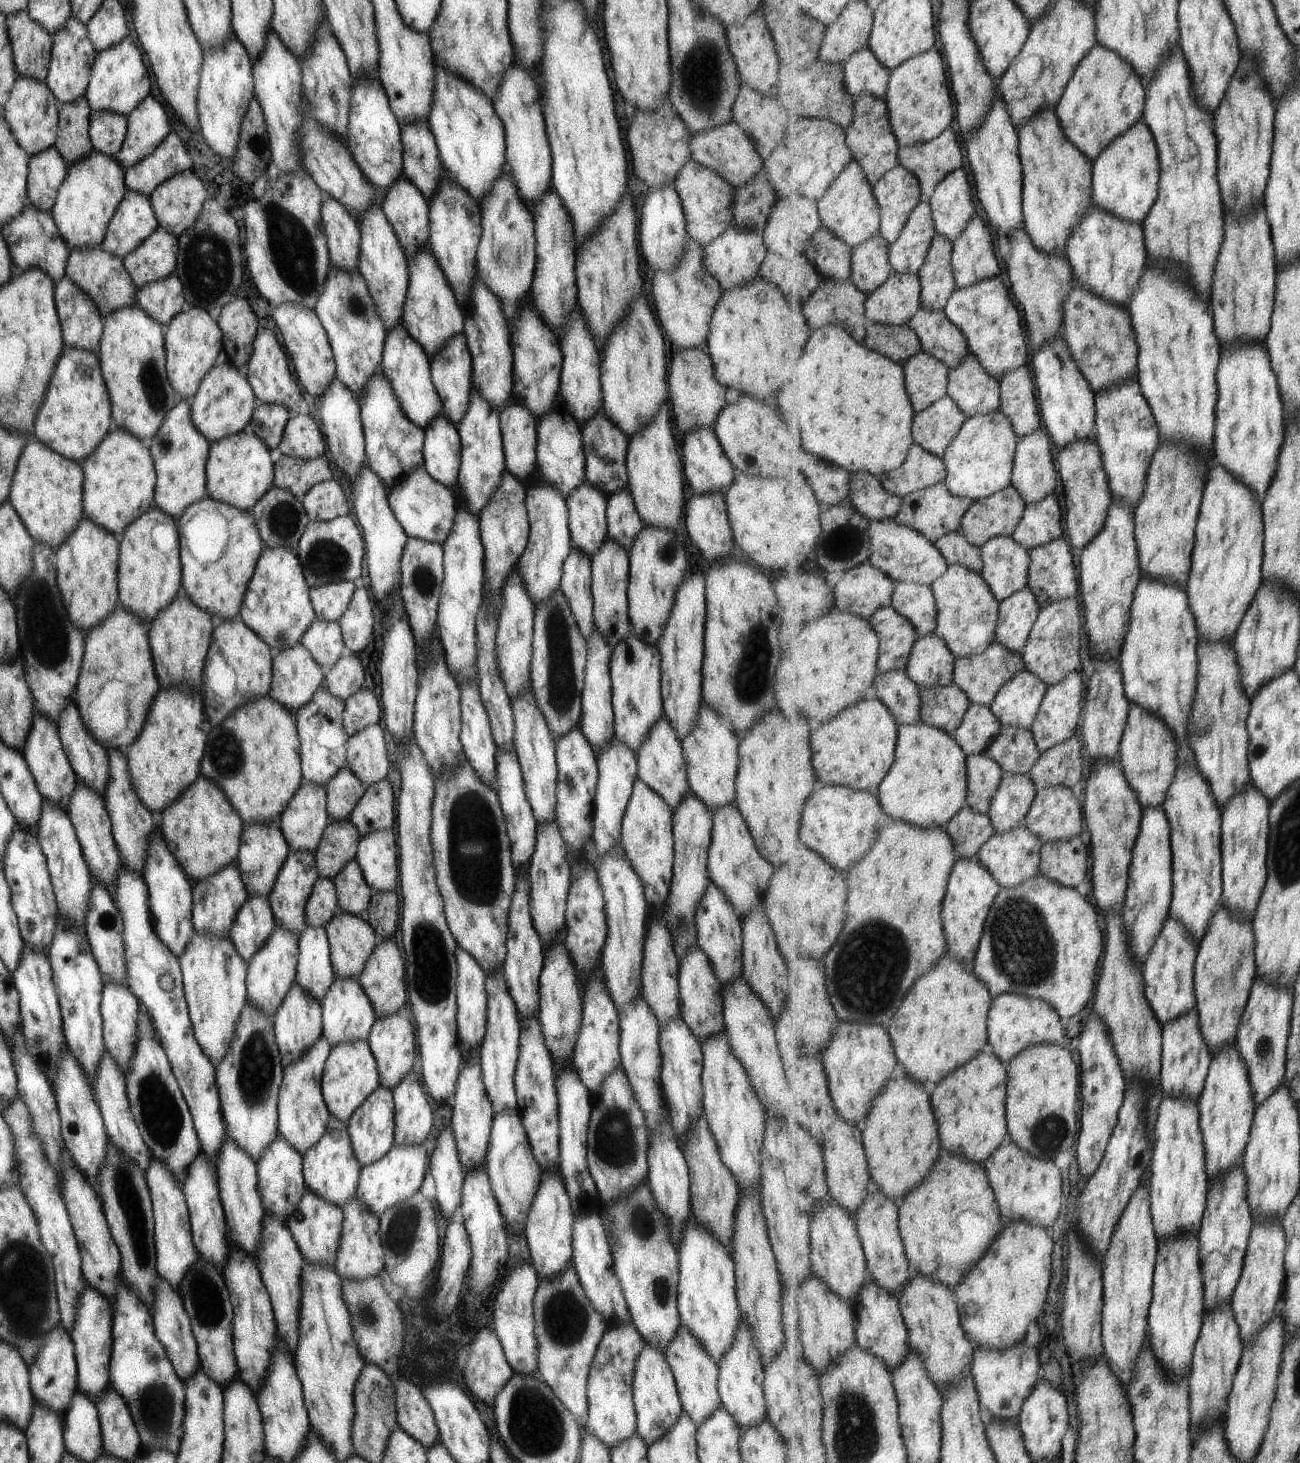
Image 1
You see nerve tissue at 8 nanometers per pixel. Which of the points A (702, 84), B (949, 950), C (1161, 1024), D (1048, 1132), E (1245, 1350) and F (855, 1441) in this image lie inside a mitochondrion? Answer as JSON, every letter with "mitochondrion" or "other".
{"A":"mitochondrion","B":"other","C":"other","D":"mitochondrion","E":"other","F":"mitochondrion"}

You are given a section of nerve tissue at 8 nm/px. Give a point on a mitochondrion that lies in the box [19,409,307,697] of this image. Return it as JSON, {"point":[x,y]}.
{"point":[48,646]}

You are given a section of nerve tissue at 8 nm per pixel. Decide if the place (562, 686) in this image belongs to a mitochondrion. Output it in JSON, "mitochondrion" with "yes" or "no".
{"mitochondrion":"yes"}

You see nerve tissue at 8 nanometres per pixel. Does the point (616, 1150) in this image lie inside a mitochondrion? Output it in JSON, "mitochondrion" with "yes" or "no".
{"mitochondrion":"yes"}

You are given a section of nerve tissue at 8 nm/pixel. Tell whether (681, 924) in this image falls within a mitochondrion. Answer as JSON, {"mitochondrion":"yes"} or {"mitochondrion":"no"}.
{"mitochondrion":"yes"}

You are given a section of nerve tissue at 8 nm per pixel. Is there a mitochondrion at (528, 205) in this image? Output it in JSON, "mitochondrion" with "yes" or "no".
{"mitochondrion":"no"}

